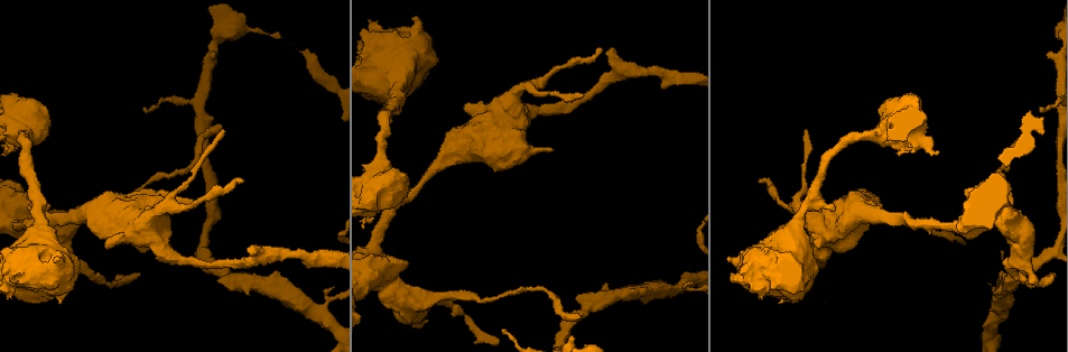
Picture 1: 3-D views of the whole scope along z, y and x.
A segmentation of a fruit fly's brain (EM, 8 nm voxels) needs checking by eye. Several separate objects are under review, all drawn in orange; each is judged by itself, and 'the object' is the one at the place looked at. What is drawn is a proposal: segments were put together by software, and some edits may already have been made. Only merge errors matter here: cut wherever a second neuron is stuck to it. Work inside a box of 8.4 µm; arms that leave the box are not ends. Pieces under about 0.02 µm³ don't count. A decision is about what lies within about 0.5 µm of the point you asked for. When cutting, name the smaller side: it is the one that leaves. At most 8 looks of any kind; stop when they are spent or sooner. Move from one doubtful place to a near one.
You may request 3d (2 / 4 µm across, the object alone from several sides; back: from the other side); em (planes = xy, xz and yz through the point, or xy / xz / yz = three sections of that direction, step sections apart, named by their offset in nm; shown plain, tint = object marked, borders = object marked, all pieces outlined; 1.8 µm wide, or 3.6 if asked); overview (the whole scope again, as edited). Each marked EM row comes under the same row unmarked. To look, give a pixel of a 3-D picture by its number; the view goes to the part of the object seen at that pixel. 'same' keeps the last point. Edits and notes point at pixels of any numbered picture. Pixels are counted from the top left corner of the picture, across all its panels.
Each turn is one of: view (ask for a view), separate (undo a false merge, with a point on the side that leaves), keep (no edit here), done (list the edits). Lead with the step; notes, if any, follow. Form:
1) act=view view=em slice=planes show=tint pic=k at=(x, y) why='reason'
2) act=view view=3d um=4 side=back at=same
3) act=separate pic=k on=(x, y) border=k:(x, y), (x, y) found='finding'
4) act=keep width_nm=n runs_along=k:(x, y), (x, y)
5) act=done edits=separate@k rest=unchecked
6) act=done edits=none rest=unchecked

act=view view=em slice=planes show=tint pic=1 at=(616, 72) why='a fork'

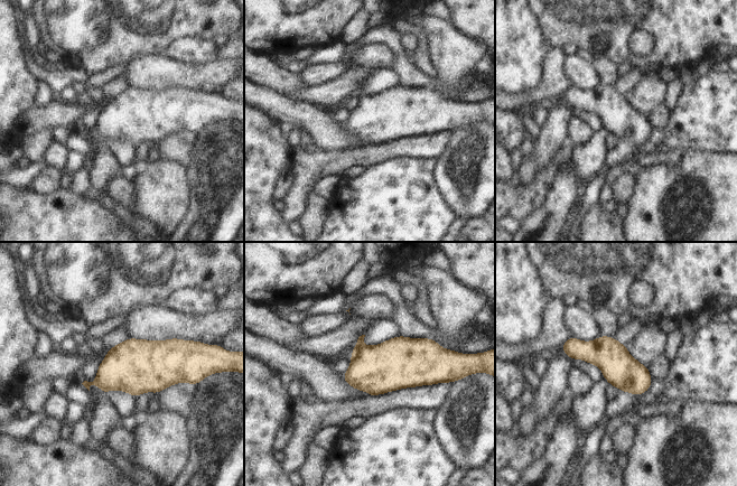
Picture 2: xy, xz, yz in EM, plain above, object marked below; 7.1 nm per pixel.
act=keep runs_along=2:(565, 347), (605, 352), (647, 384) found='one neuron here'

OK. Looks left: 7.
act=view view=em slice=xz step=8 show=tint pic=1 at=(167, 204) why='branch point'

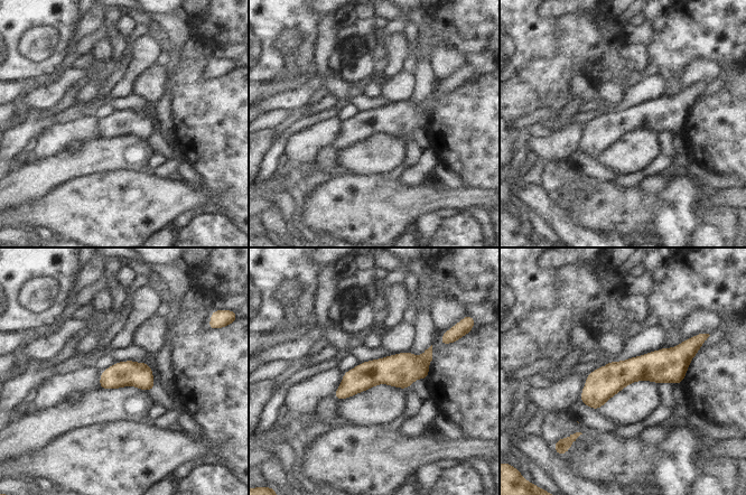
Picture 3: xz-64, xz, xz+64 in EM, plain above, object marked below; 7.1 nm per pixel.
act=view view=em slice=planes show=tint at=same why='another direction'

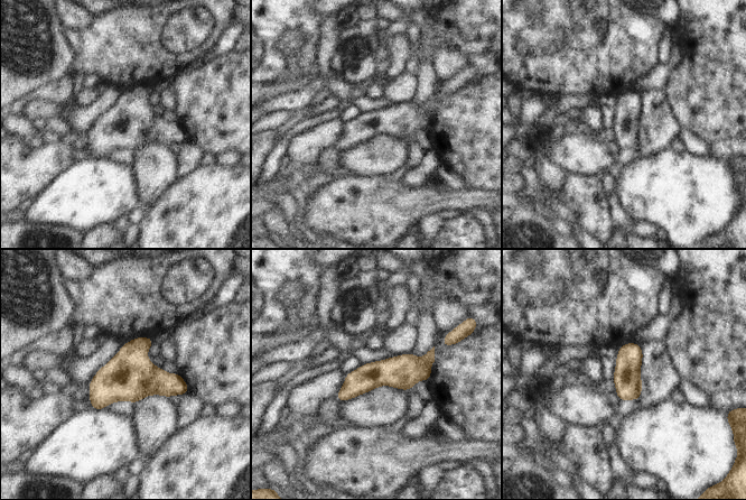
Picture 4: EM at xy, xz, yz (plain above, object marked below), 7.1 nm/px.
act=keep runs_along=4:(431, 353), (339, 397) found='one neuron here'

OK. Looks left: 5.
act=view view=em um=3.6 slice=planes show=tint pic=1 at=(16, 219) why='thick turns thin'

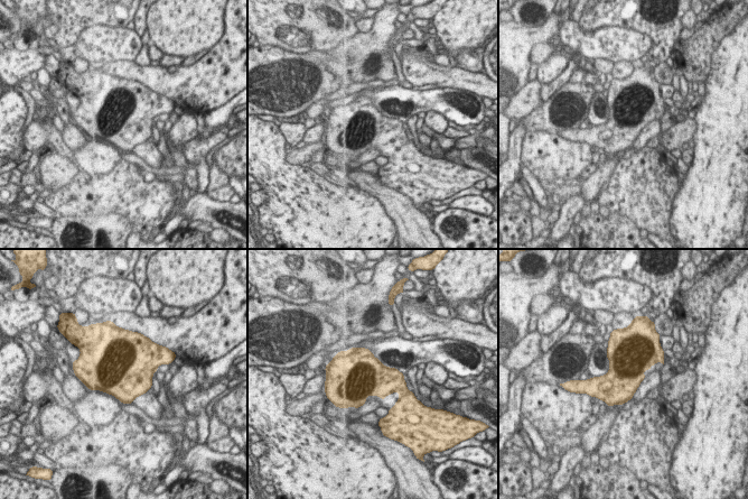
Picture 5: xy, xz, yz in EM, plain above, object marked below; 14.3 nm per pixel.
act=keep found='continuous, no second neuron'

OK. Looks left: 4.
act=done edits=none rest=unchecked

